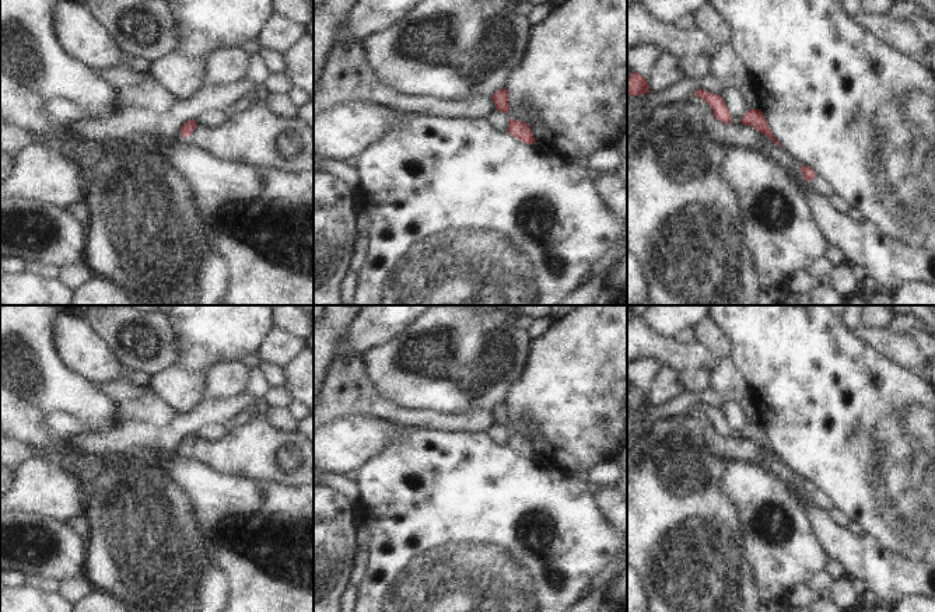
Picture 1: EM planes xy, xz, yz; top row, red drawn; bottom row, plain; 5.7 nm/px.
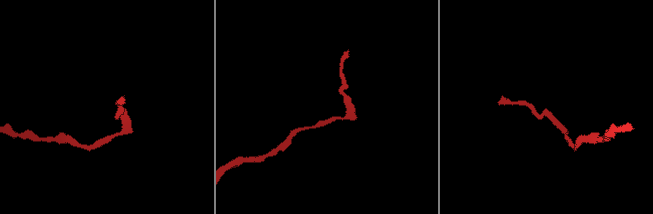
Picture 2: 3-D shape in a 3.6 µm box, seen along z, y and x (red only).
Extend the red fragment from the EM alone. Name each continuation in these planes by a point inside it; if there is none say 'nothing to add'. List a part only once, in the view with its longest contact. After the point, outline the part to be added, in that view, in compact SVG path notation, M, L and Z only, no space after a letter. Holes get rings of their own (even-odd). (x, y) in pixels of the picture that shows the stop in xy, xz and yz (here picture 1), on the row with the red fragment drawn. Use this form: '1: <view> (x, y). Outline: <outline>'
nothing to add

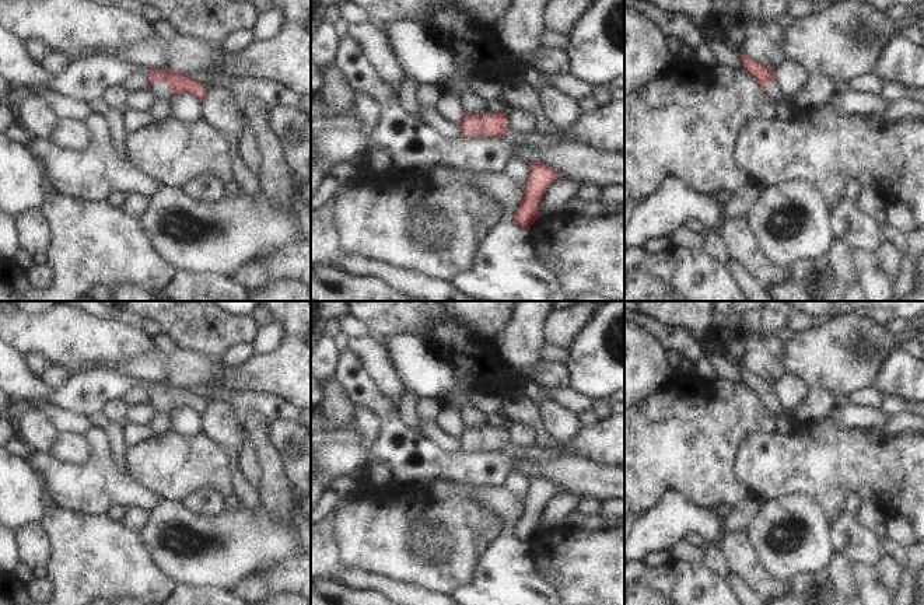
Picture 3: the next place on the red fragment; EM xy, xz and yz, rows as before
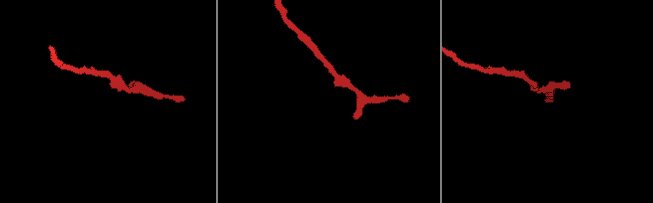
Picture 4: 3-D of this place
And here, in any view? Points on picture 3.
1: xy (161, 90). Outline: M167 83L155 84L153 87L154 95L169 97L171 87Z

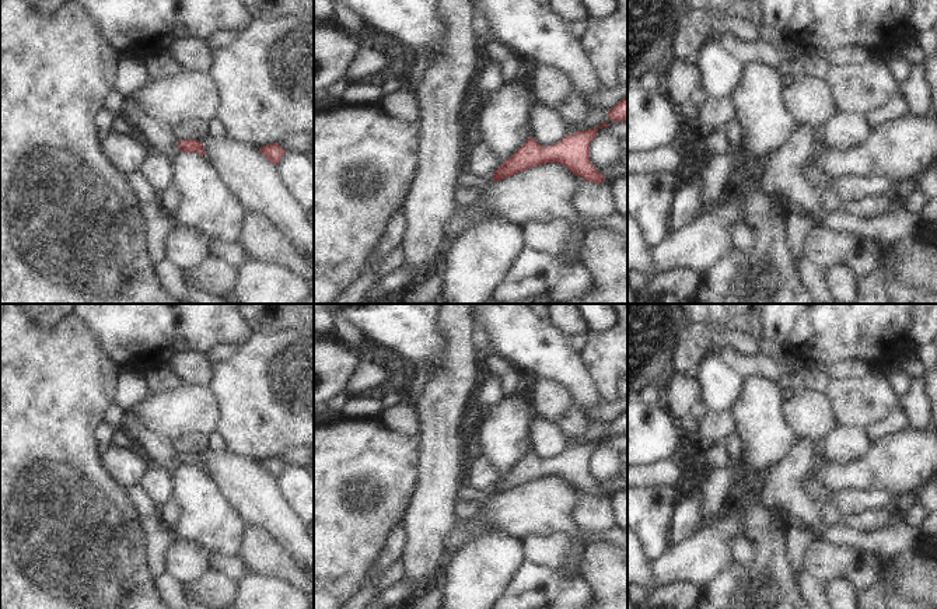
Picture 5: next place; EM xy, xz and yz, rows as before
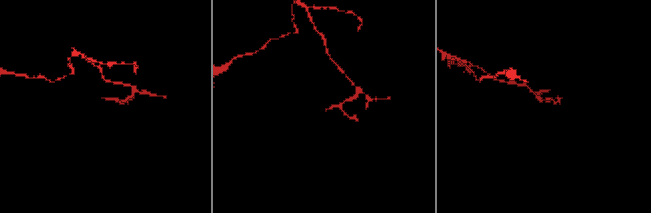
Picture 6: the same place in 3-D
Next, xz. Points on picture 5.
1: xz (467, 179). Outline: M466 169L458 178L458 185L478 189L478 190L485 190L492 182L493 182L492 174L485 175L485 176L478 176L478 175L471 174Z

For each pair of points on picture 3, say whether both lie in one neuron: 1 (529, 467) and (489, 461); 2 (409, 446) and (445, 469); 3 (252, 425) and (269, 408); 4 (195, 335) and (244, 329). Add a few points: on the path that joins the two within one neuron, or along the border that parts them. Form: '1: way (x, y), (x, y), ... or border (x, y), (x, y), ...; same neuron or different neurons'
1: border (545, 458), (520, 458), (510, 468); different neurons
2: way (417, 451), (427, 461), (437, 464); same neuron
3: border (241, 415), (248, 409), (256, 409), (269, 423); different neurons
4: way (207, 332), (231, 329); same neuron

